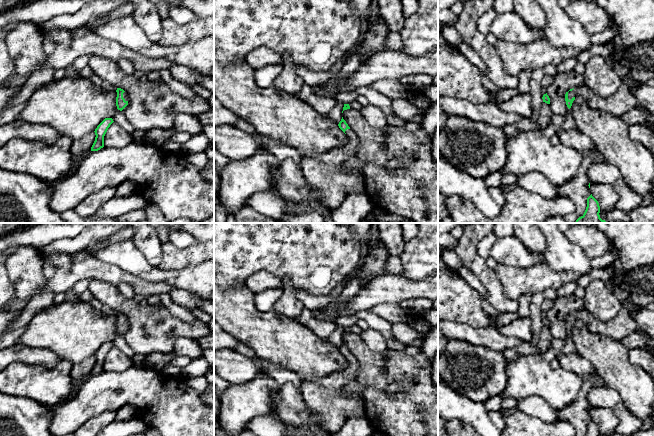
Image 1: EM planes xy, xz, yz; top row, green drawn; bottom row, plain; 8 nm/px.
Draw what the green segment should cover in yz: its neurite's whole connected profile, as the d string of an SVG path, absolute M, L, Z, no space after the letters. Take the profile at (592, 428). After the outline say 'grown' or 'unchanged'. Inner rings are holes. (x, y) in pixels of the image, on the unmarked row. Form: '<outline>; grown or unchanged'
M592 420L587 422L587 431L585 436L600 436L600 430L598 425Z; unchanged

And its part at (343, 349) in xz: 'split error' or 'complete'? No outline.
split error

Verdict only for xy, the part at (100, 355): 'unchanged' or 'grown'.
unchanged

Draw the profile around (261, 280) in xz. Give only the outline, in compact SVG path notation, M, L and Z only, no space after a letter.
M266 270L255 272L246 280L245 285L255 294L266 289L276 287L284 288L283 282L279 280L275 275Z

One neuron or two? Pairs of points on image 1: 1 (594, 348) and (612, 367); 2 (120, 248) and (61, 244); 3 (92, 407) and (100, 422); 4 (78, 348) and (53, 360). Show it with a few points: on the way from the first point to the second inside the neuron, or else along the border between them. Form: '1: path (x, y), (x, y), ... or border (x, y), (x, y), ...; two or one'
1: path (599, 353), (608, 362); one
2: border (104, 238), (94, 238), (84, 250); two
3: border (115, 411), (104, 411), (87, 419), (80, 425); two
4: border (36, 348), (48, 348), (60, 359); two

